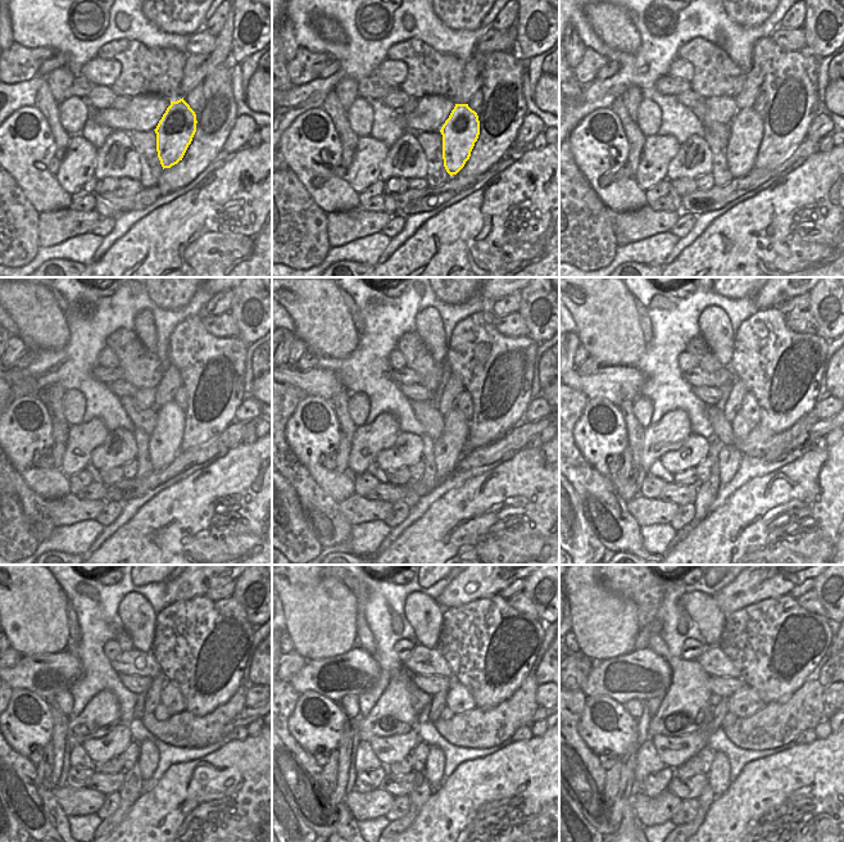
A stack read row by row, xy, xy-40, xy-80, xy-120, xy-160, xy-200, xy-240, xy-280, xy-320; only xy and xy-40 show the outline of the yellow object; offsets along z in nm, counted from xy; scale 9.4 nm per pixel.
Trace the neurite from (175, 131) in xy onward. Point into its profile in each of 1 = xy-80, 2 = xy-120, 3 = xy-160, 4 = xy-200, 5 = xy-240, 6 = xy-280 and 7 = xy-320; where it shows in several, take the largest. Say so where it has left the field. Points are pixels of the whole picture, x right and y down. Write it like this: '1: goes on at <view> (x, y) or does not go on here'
1: goes on at xy-80 (747, 128)
2: goes on at xy-120 (164, 444)
3: goes on at xy-160 (449, 447)
4: goes on at xy-200 (730, 457)
5: goes on at xy-240 (149, 756)
6: goes on at xy-280 (434, 765)
7: goes on at xy-320 (718, 778)

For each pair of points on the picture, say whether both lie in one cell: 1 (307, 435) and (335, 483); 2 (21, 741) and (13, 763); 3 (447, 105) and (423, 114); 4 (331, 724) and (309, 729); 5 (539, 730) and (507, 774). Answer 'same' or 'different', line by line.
1: same
2: different
3: same
4: same
5: different

